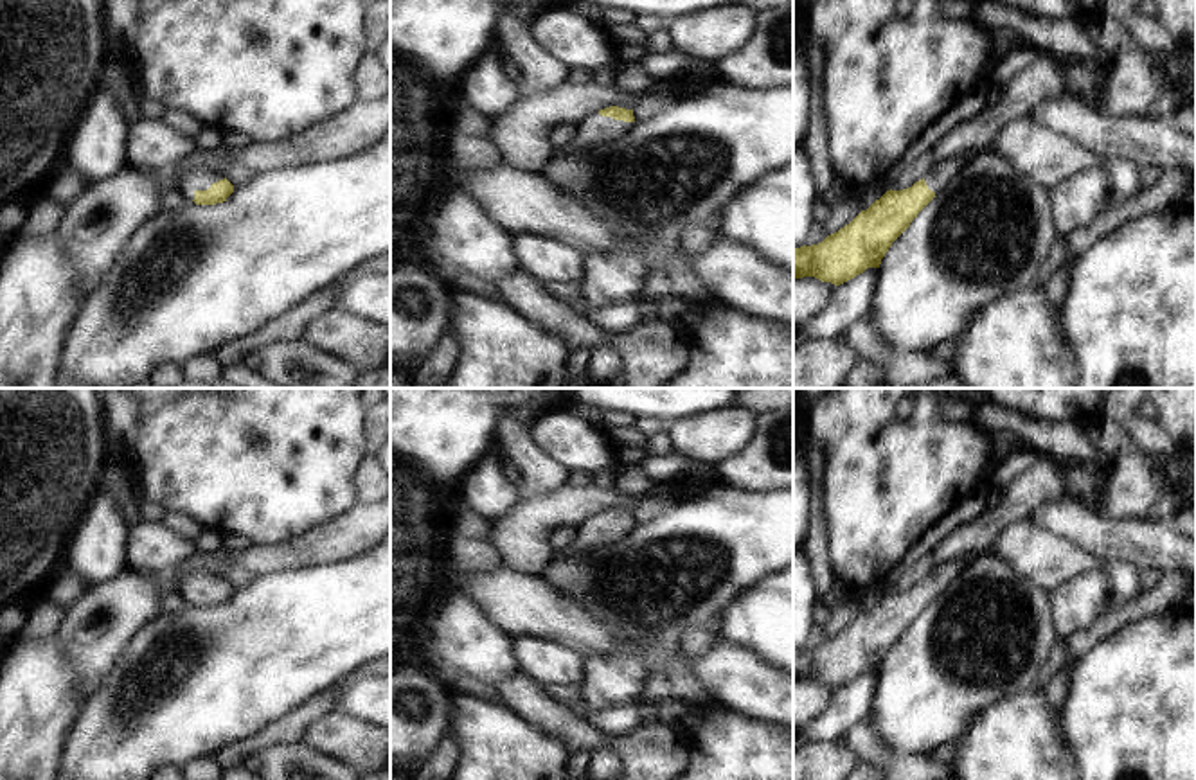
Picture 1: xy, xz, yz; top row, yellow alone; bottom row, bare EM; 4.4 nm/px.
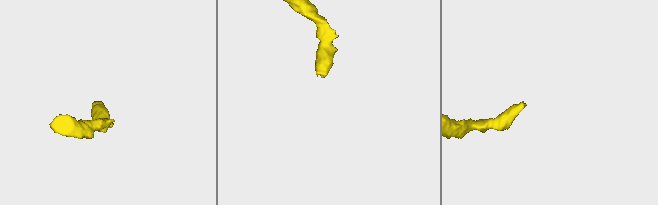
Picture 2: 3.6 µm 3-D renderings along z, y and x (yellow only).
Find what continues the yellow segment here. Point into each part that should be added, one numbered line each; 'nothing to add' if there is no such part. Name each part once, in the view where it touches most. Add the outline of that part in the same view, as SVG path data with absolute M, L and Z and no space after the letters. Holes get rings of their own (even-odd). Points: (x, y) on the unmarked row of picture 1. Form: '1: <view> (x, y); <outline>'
1: xy (196, 583); M192 575L185 581L185 584L182 588L182 595L187 598L189 604L192 604L196 593L207 593L207 591L210 591L212 586L216 586L219 582L223 582L223 581L218 581L209 575Z

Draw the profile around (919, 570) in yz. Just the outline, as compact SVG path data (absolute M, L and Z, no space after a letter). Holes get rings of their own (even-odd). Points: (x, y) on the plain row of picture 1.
M932 554L923 555L901 573L901 577L892 586L892 593L903 593L912 589L915 584L923 582L930 575L933 566L935 563Z

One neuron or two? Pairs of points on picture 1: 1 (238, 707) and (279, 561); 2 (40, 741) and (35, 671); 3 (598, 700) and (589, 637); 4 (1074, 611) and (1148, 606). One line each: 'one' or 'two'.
1: two
2: one
3: two
4: two

